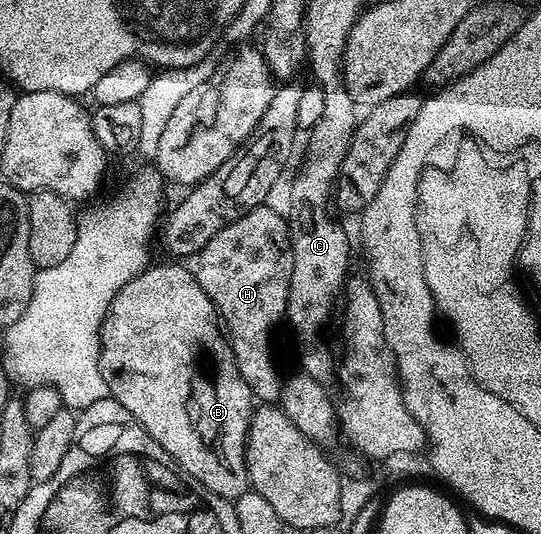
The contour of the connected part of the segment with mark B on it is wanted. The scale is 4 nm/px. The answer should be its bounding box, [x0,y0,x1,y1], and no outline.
[99,261,253,501]

